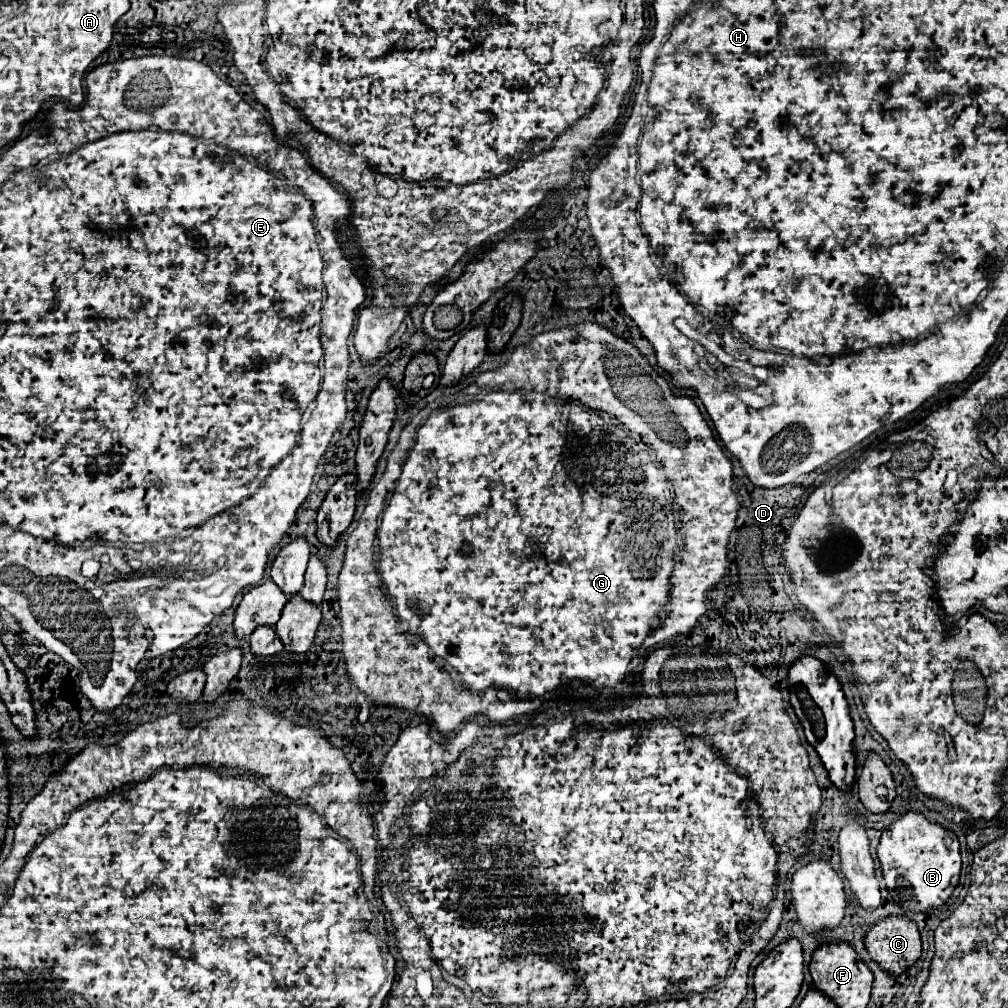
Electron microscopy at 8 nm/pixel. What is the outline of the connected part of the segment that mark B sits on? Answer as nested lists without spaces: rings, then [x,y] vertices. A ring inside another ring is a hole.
[[[908,810],[894,820],[880,838],[878,860],[890,896],[906,908],[926,910],[944,904],[960,878],[960,850],[954,832],[930,822],[922,812]],[[944,836],[952,836],[952,844],[946,846]],[[908,882],[908,884],[906,884]]]

